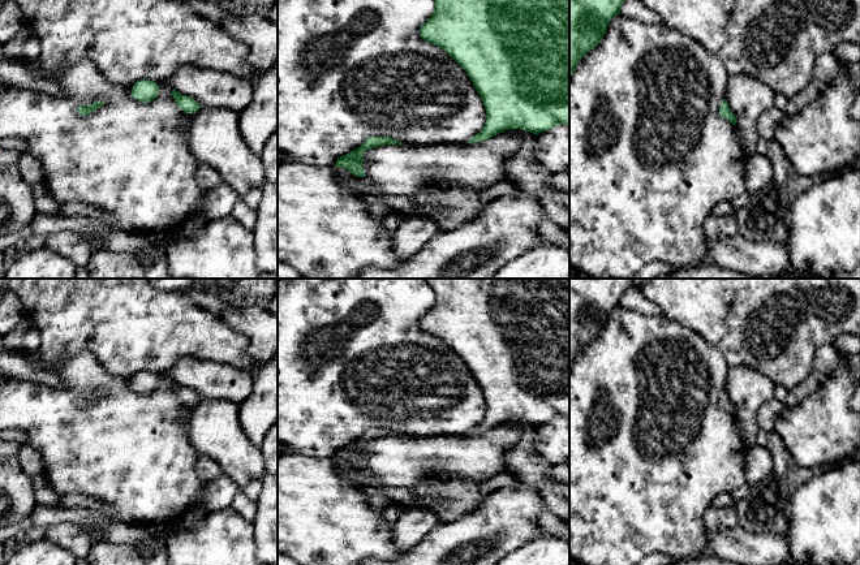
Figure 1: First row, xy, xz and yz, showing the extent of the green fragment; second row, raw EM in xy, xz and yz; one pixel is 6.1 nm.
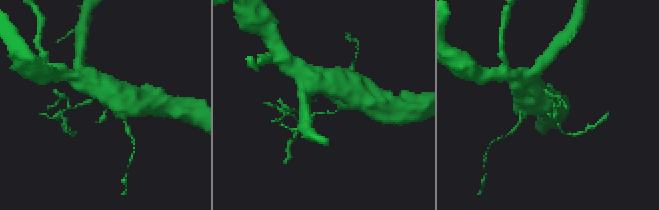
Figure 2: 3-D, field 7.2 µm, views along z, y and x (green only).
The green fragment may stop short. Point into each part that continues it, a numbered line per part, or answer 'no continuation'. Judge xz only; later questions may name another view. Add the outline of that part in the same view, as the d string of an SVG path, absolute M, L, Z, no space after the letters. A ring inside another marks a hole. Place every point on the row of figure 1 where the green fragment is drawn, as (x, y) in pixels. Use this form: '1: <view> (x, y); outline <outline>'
no continuation

